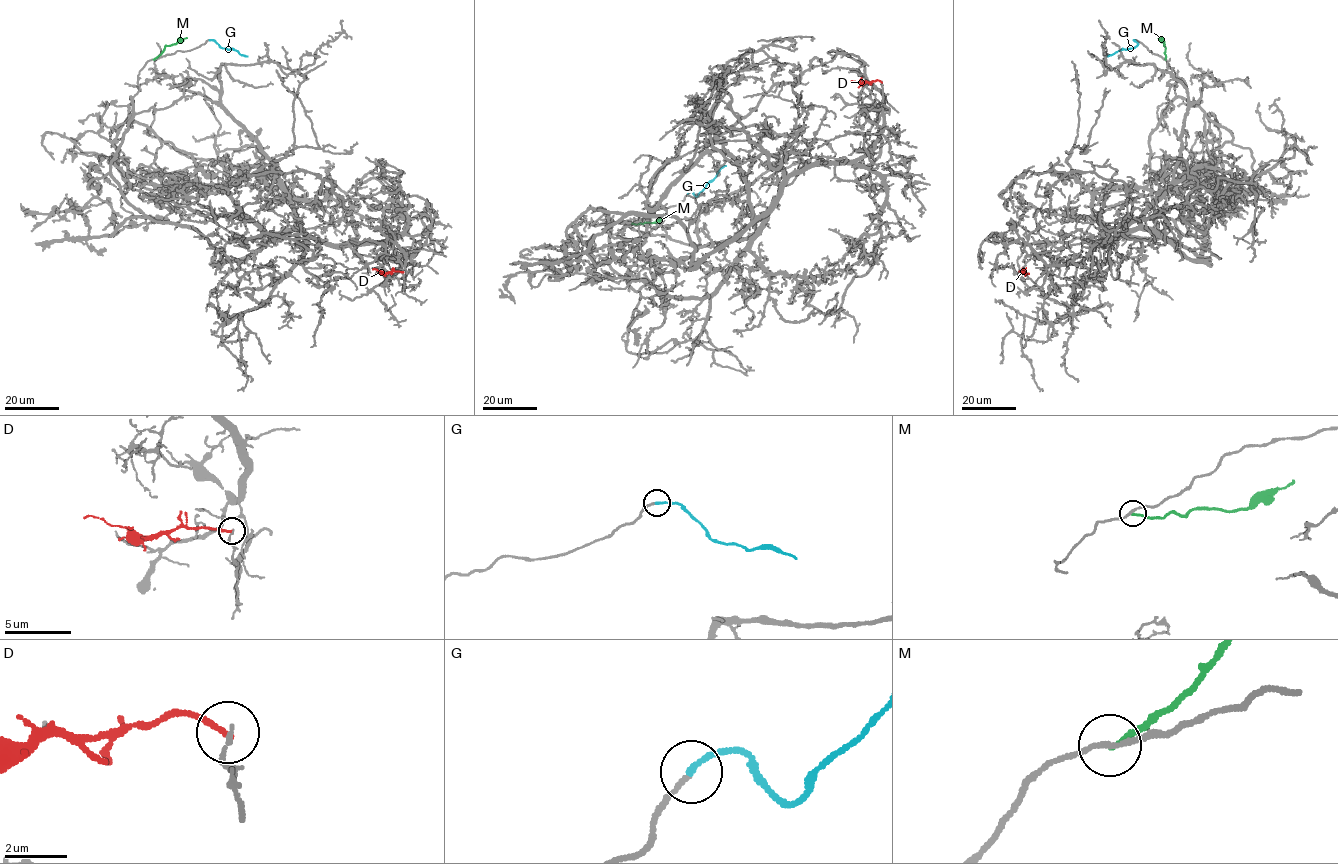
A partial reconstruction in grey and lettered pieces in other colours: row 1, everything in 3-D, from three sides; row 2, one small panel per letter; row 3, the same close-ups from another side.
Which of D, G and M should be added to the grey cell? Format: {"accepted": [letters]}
{"accepted": ["G"]}

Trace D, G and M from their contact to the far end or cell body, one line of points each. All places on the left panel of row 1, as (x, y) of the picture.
D: (403, 272), (373, 269)
G: (209, 39), (247, 56)
M: (153, 59), (165, 46), (187, 38)

